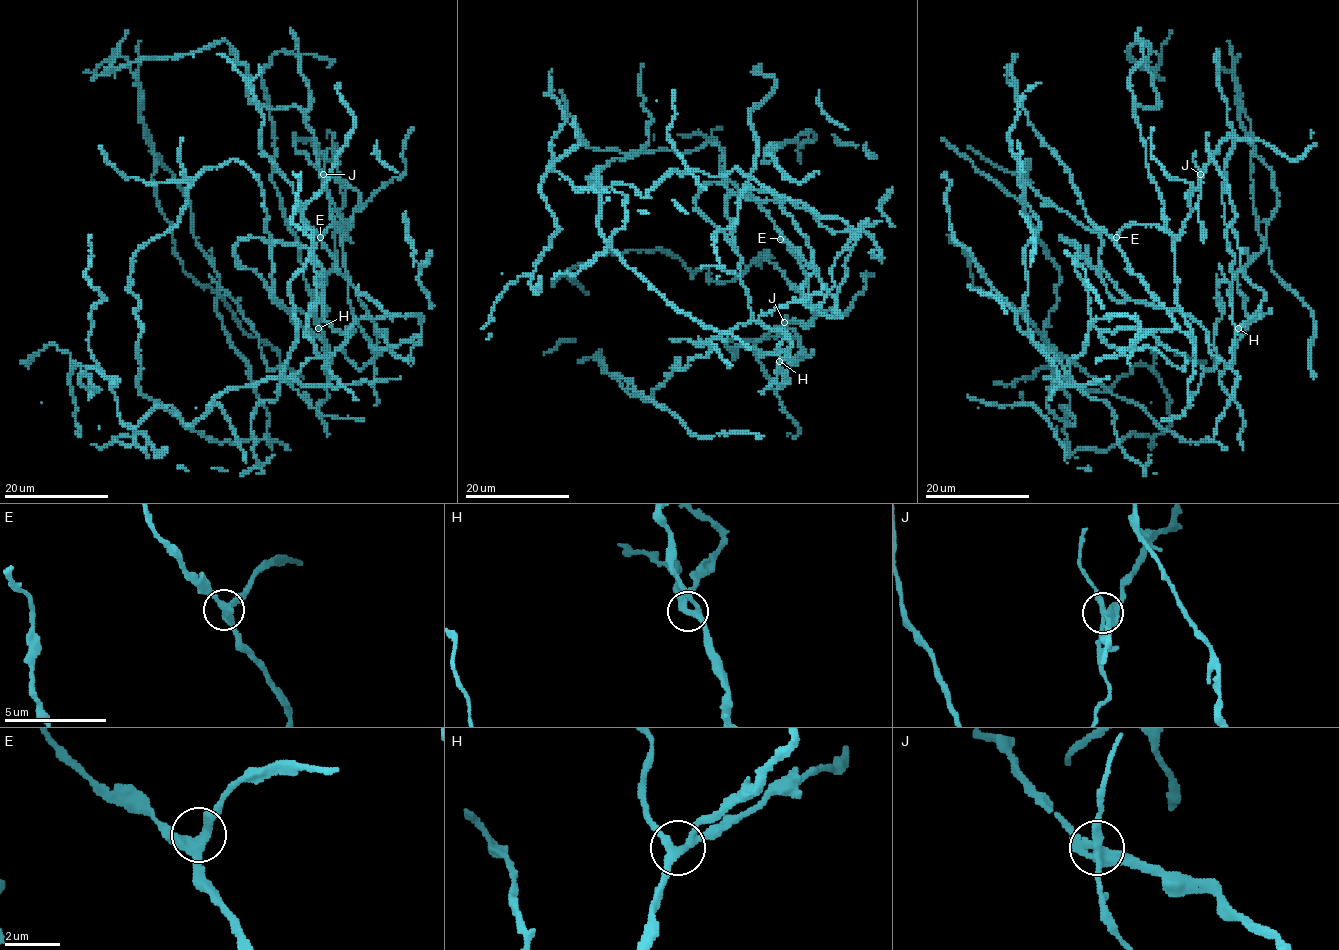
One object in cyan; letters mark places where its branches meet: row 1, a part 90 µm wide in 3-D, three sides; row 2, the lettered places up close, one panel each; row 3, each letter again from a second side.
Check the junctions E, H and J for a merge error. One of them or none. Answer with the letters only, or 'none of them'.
J

